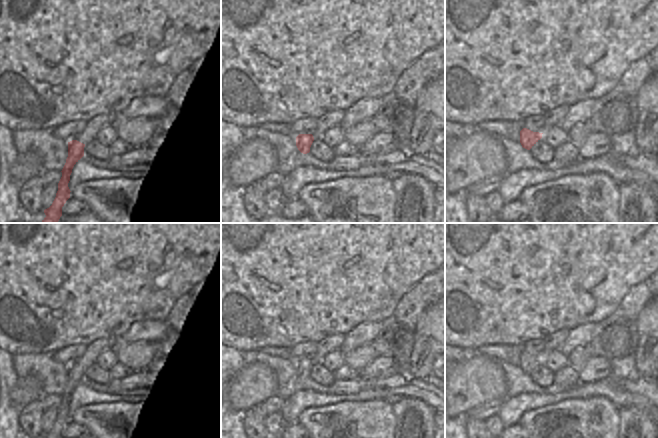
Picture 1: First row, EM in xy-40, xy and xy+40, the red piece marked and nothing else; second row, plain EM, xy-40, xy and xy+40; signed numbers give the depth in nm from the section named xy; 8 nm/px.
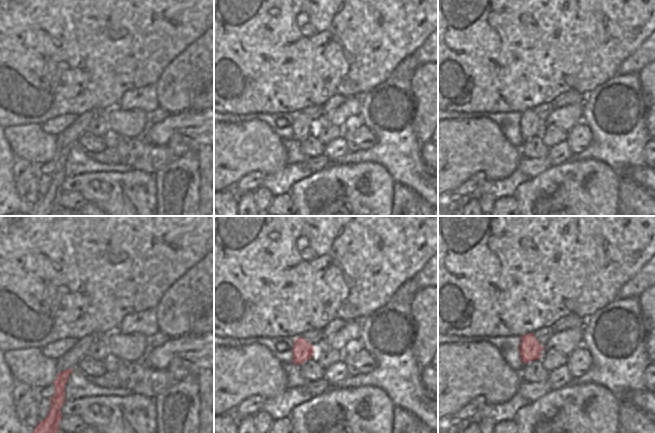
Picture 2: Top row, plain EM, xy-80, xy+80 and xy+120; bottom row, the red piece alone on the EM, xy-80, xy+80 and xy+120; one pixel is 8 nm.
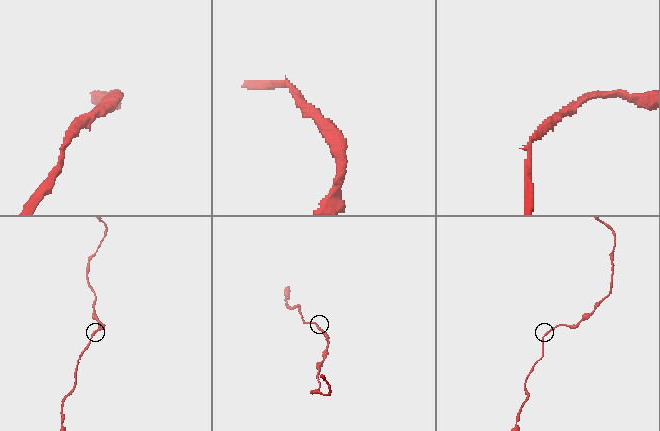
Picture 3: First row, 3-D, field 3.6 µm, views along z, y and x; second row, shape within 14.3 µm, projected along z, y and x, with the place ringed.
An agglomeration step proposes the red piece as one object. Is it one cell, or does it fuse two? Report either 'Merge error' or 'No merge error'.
No merge error.

